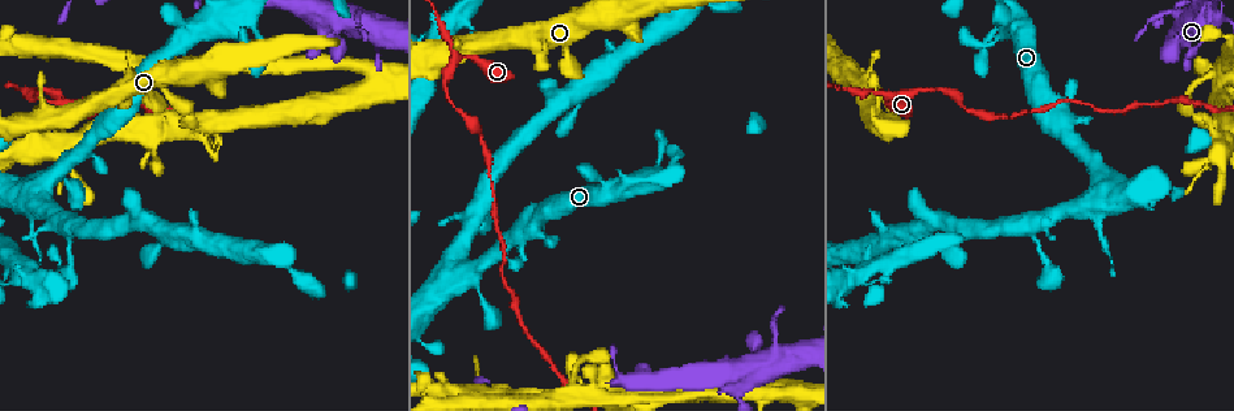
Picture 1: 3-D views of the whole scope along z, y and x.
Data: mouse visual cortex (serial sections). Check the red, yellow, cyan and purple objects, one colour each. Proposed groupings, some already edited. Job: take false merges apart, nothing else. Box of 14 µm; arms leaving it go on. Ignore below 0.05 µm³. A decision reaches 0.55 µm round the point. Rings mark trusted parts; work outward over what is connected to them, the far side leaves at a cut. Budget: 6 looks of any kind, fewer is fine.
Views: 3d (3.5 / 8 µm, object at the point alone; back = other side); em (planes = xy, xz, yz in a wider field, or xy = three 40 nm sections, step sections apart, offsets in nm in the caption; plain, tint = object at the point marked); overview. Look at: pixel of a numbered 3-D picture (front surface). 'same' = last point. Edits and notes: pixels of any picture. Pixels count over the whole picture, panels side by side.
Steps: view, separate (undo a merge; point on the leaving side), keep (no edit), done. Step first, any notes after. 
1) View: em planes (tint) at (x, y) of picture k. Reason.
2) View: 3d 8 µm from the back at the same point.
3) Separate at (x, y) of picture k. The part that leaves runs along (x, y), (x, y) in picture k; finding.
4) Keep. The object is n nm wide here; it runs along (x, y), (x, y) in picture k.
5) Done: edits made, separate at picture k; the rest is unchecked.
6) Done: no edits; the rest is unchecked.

View: 3d 3.5 µm at (42, 97) of picture 1. Arms part here.

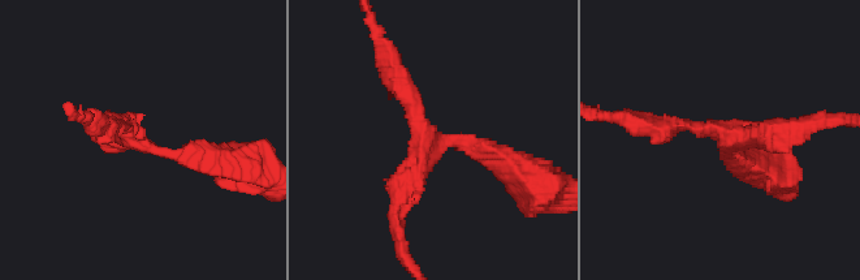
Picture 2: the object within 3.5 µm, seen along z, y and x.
View: em xy step 5 (tint) at (149, 146) of picture 2. Now the EM.

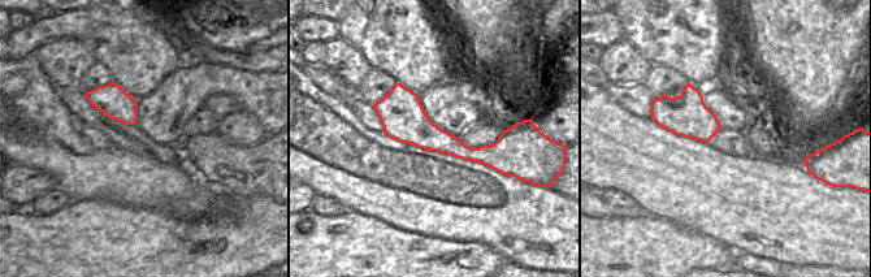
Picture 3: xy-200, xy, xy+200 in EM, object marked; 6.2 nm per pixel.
Keep. 3 arms meet here; it runs along (514, 166), (443, 142), (394, 216) in picture 2; all the same cell.

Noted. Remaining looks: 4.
View: 3d 8 µm from the back at (33, 195) of picture 1. Abrupt turn.

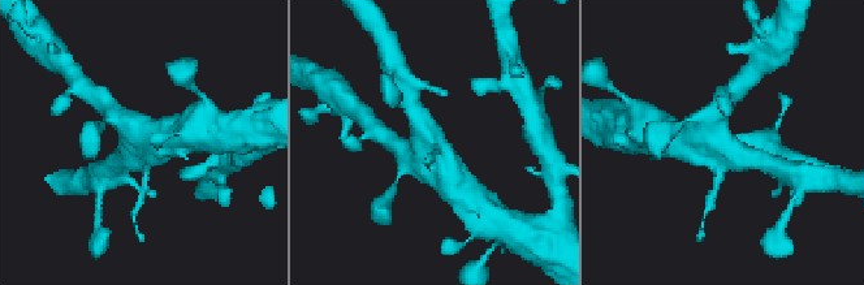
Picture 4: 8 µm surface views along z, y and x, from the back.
View: 3d 3.5 µm at (137, 150) of picture 4. Zoom in.

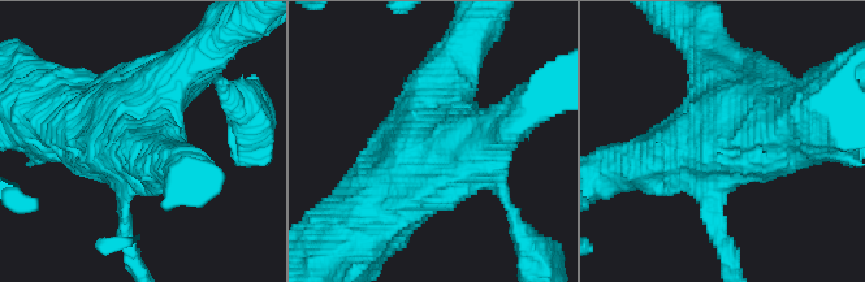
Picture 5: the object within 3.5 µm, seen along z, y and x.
View: em xy step 5 (tint) at (423, 129) of picture 5. Shape alone is not enough.

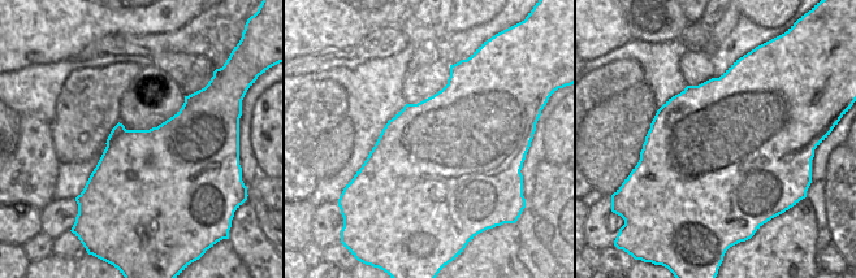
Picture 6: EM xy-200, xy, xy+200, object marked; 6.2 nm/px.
Keep. It runs along (207, 48), (134, 124), (151, 156) in picture 5; continuous, no second cell.

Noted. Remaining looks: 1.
Done: no edits; the rest is unchecked.

